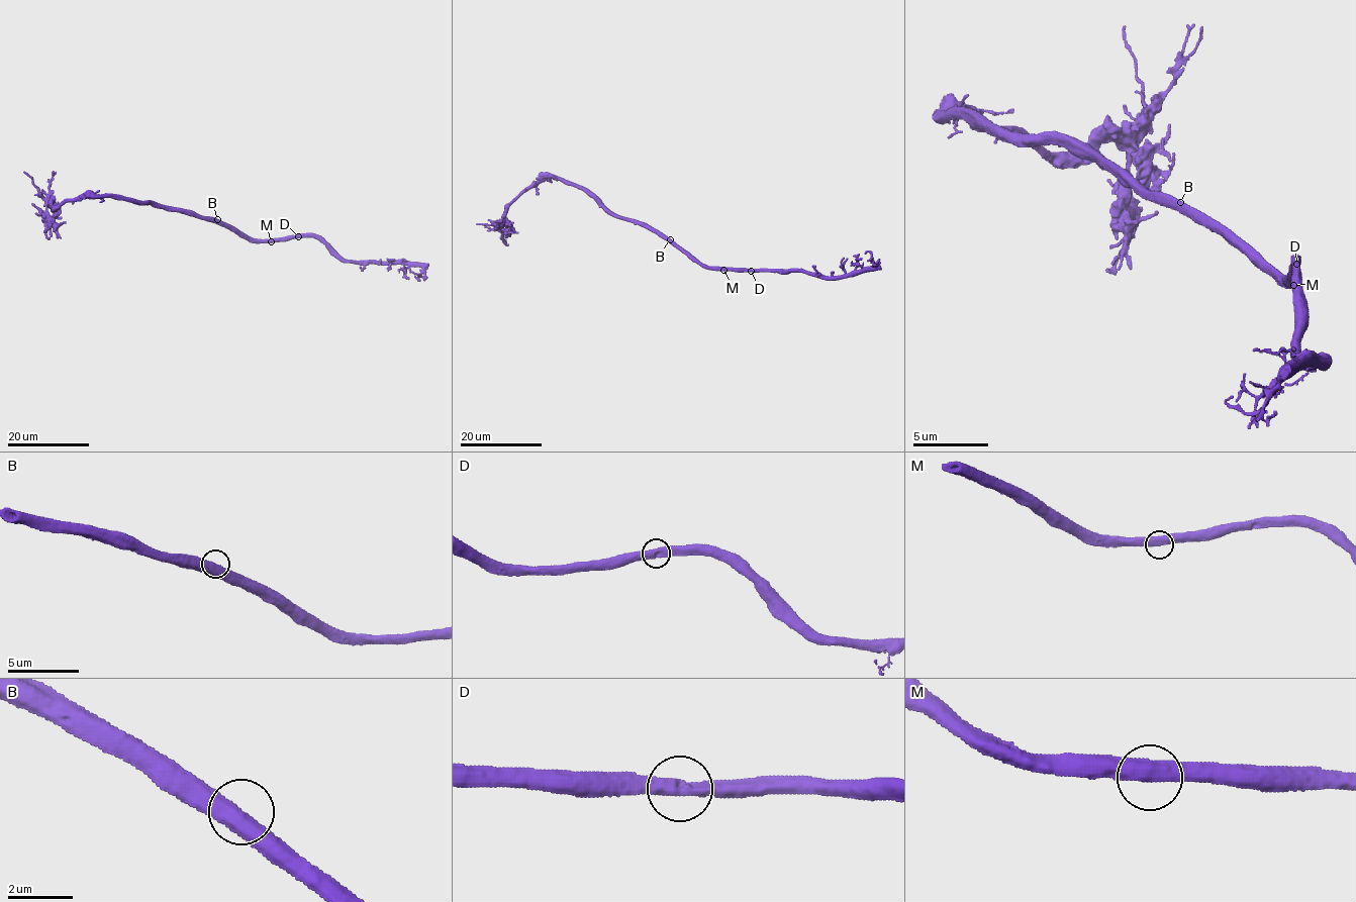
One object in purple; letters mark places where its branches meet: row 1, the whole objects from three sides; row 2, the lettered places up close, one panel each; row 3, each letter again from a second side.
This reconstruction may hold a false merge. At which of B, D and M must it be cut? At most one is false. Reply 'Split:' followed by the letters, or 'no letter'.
Split: no letter

